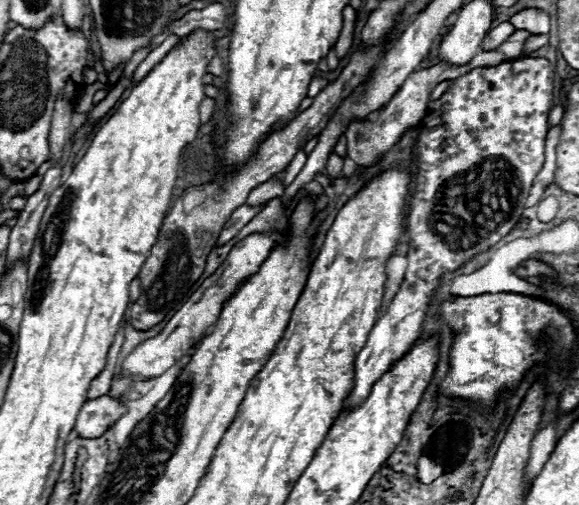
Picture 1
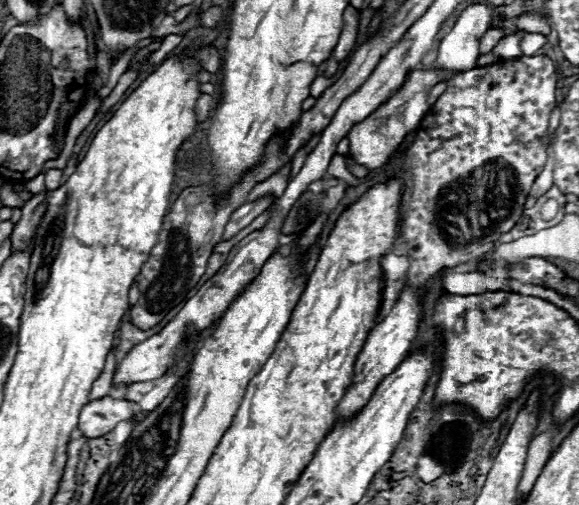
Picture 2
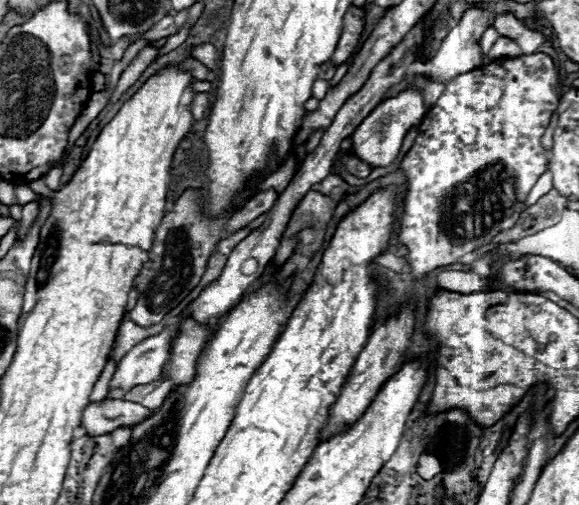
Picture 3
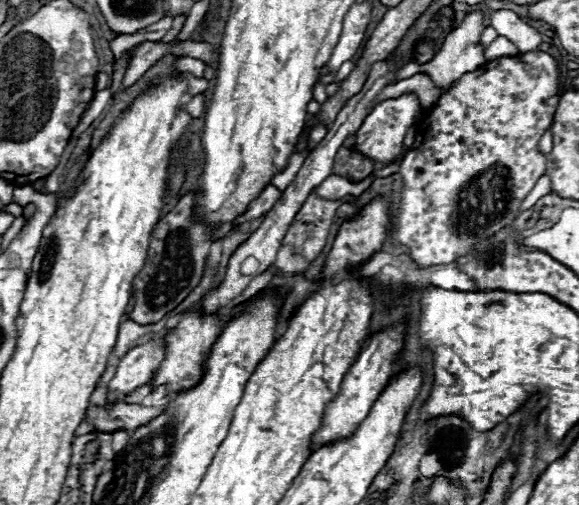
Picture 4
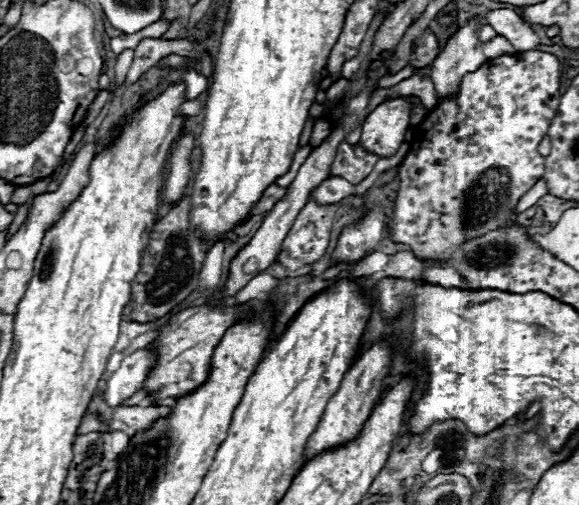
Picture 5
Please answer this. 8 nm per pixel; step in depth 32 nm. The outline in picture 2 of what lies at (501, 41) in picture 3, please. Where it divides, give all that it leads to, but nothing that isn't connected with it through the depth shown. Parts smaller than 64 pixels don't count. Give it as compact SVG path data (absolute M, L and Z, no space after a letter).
M520 34L502 38L502 40L492 48L492 54L500 54L500 56L504 56L506 60L522 56L522 52L520 52Z

